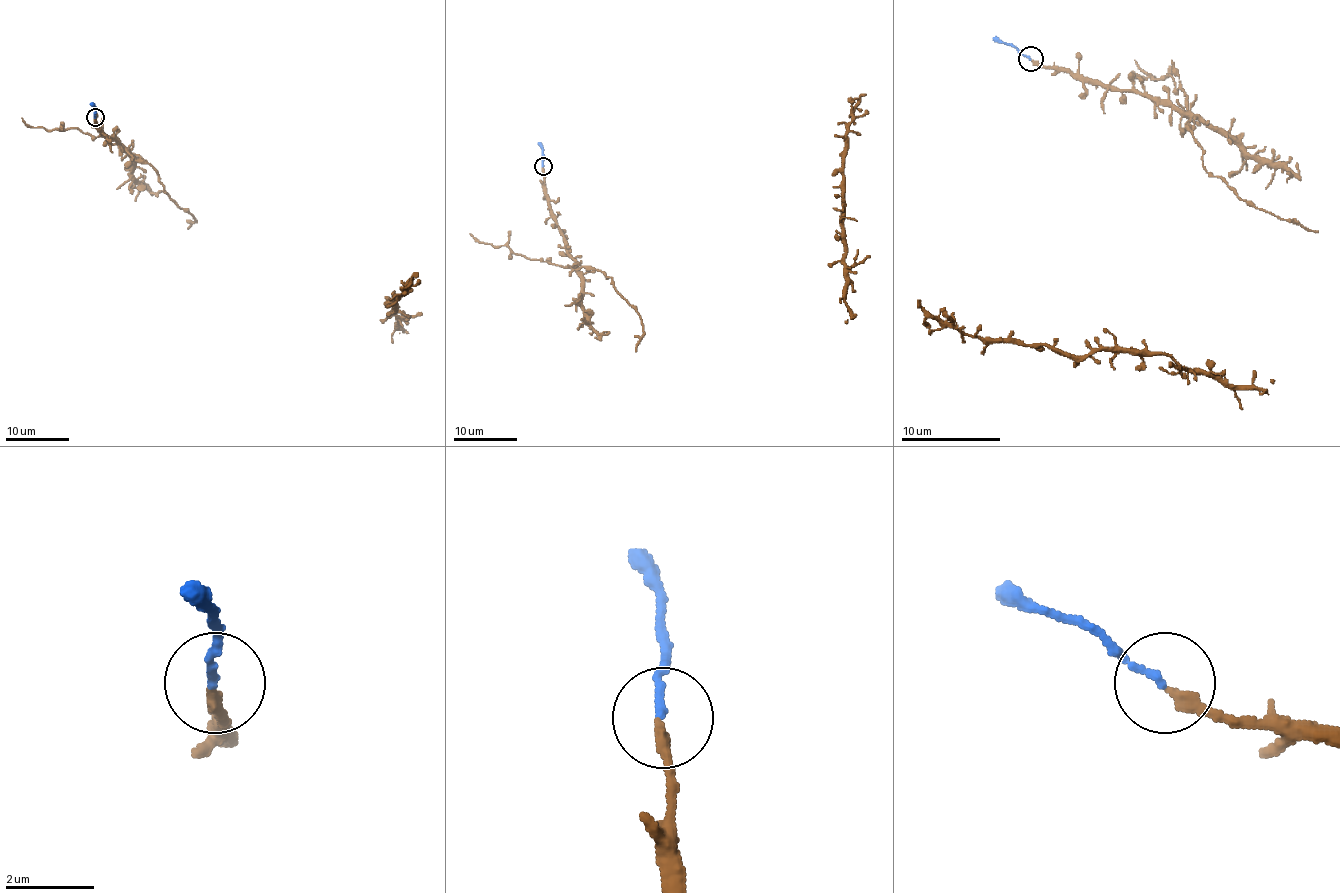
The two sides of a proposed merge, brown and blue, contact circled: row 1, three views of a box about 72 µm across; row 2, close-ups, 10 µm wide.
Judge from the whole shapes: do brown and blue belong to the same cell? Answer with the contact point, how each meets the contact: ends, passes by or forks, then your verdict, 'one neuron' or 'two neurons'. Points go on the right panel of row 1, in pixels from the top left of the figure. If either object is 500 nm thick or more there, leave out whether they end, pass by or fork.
(1030, 58) | brown ends | blue ends | one neuron

